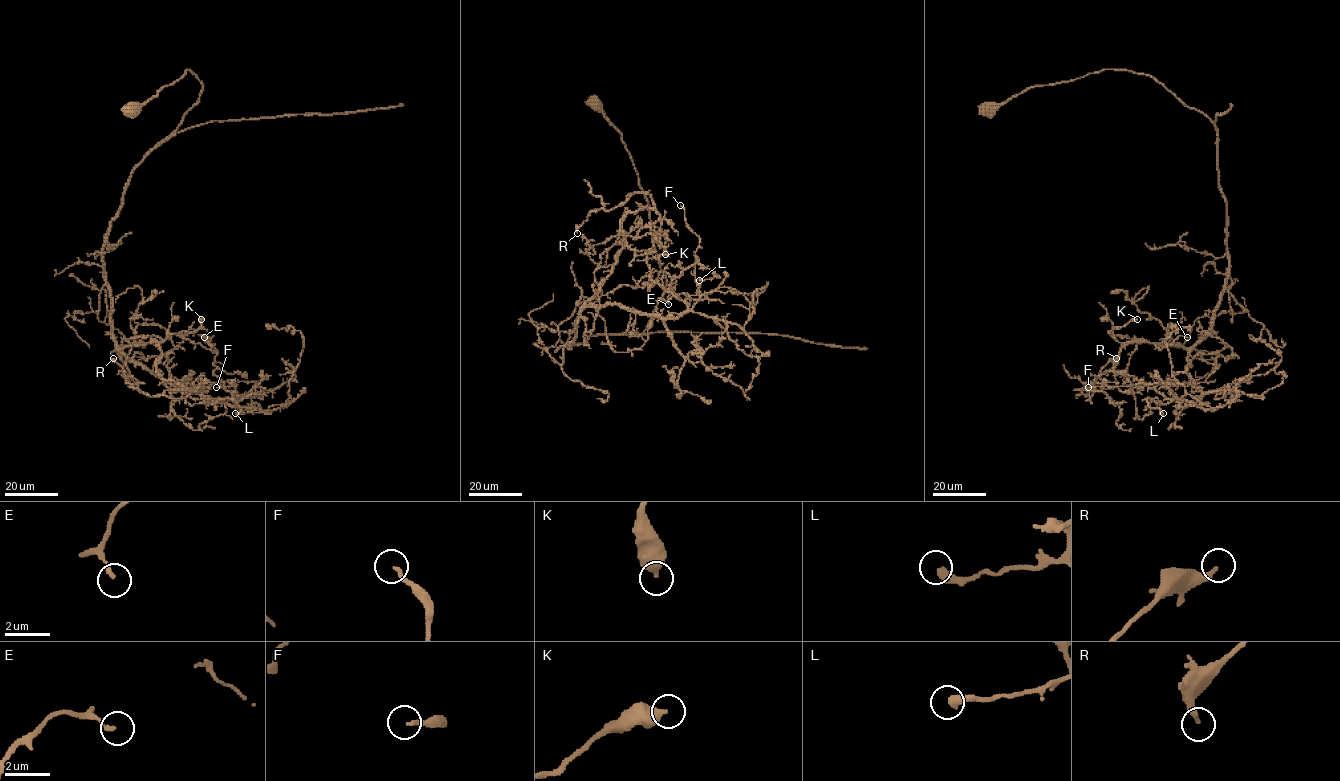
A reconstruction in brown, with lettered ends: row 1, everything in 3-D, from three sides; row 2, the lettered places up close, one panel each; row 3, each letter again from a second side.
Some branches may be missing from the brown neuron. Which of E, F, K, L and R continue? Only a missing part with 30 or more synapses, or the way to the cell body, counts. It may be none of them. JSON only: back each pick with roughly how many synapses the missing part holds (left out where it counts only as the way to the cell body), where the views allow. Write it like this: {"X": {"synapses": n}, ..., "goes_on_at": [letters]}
{"goes_on_at": []}

